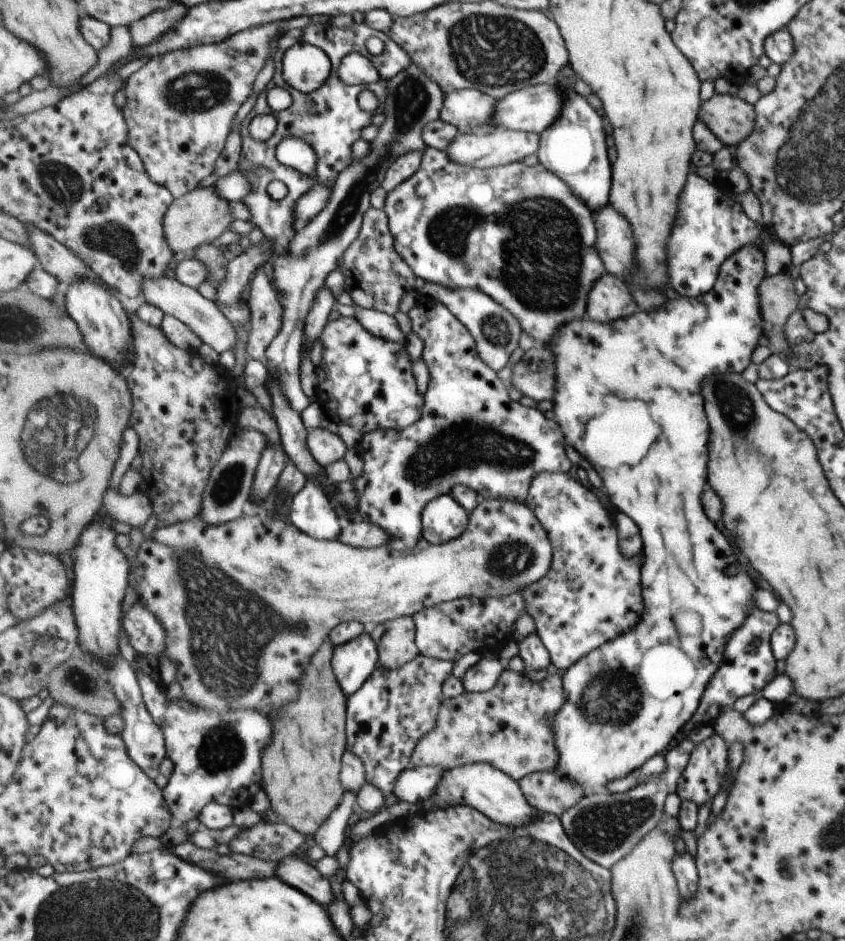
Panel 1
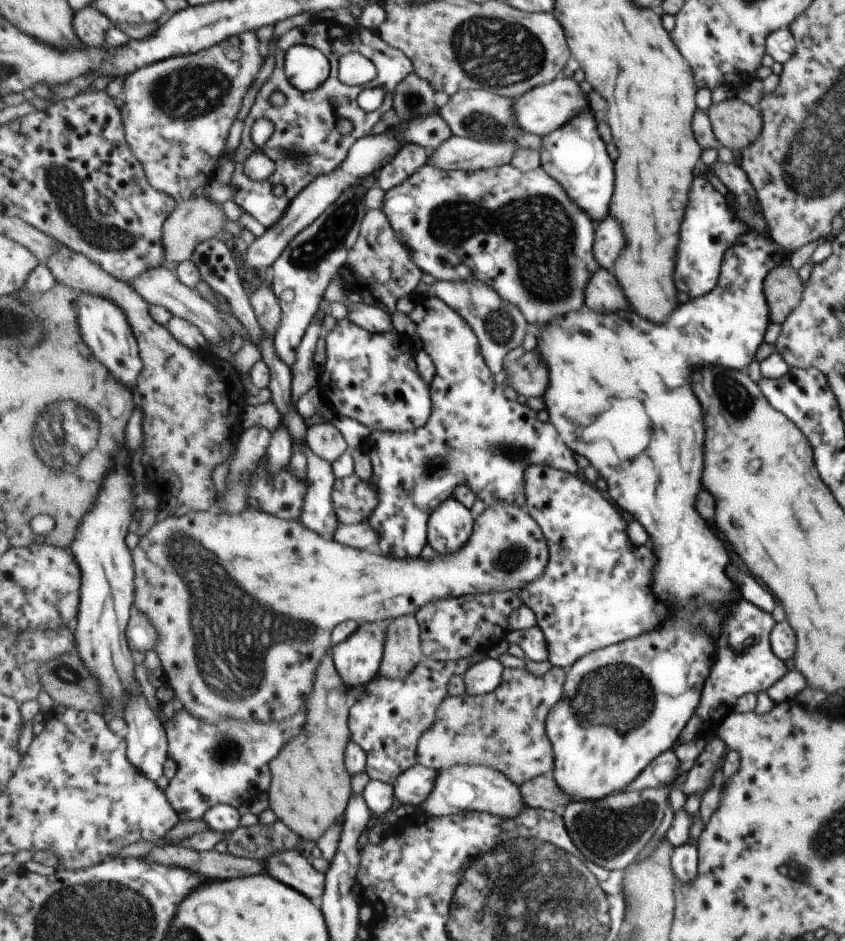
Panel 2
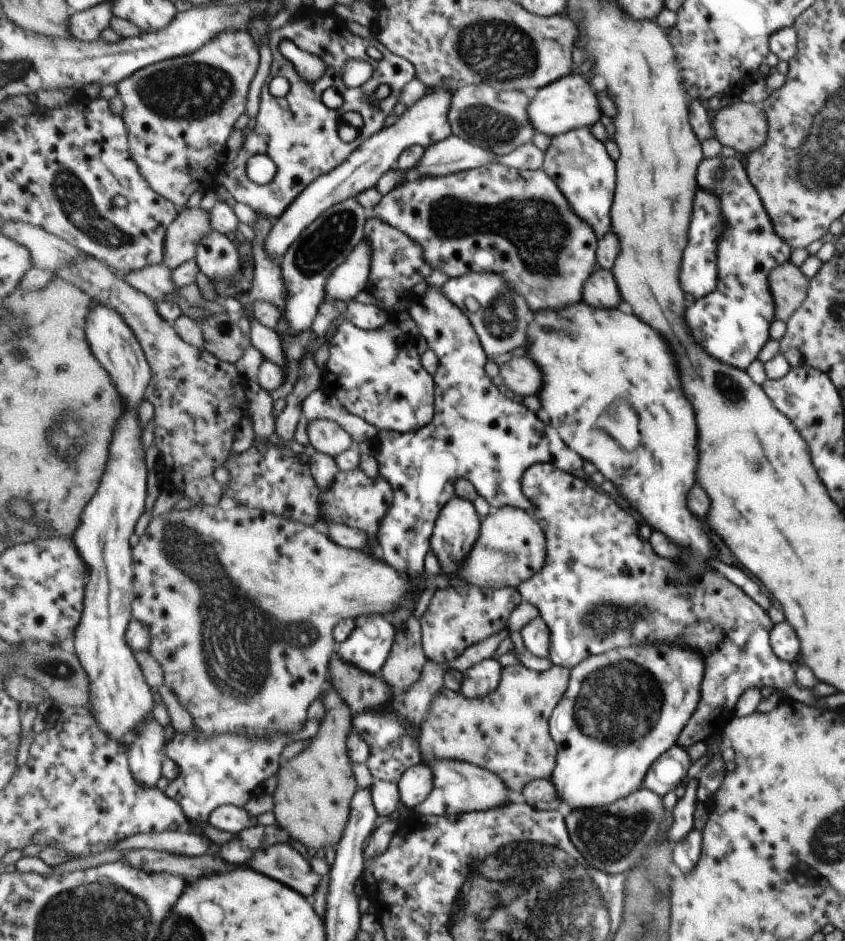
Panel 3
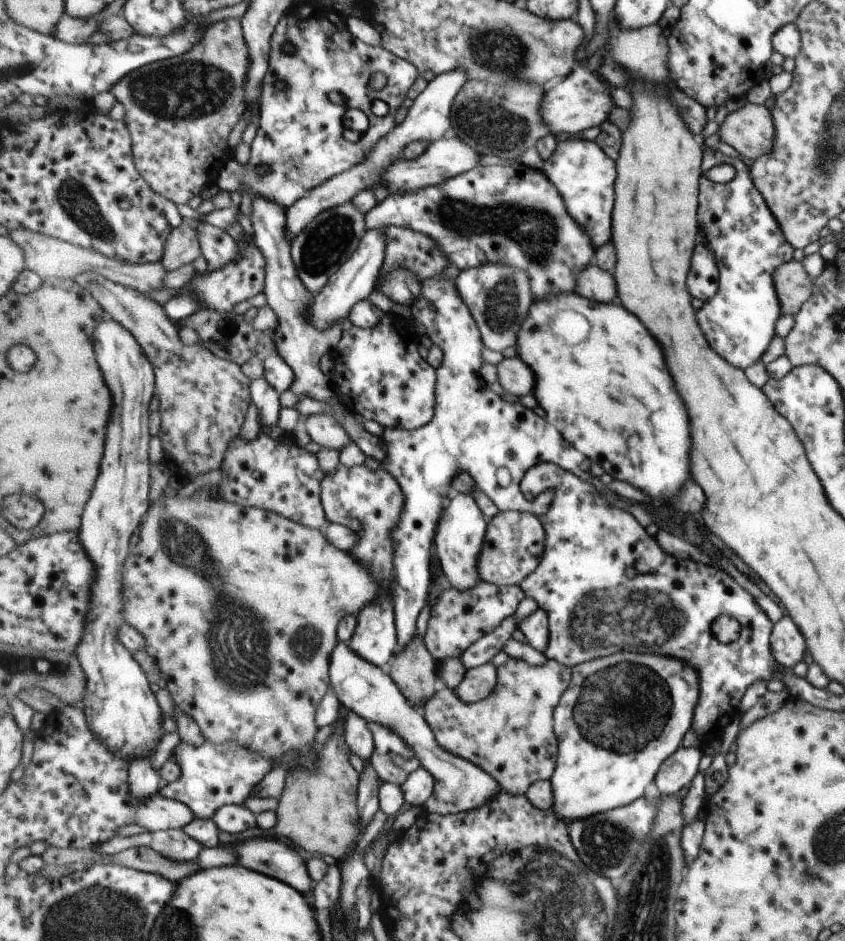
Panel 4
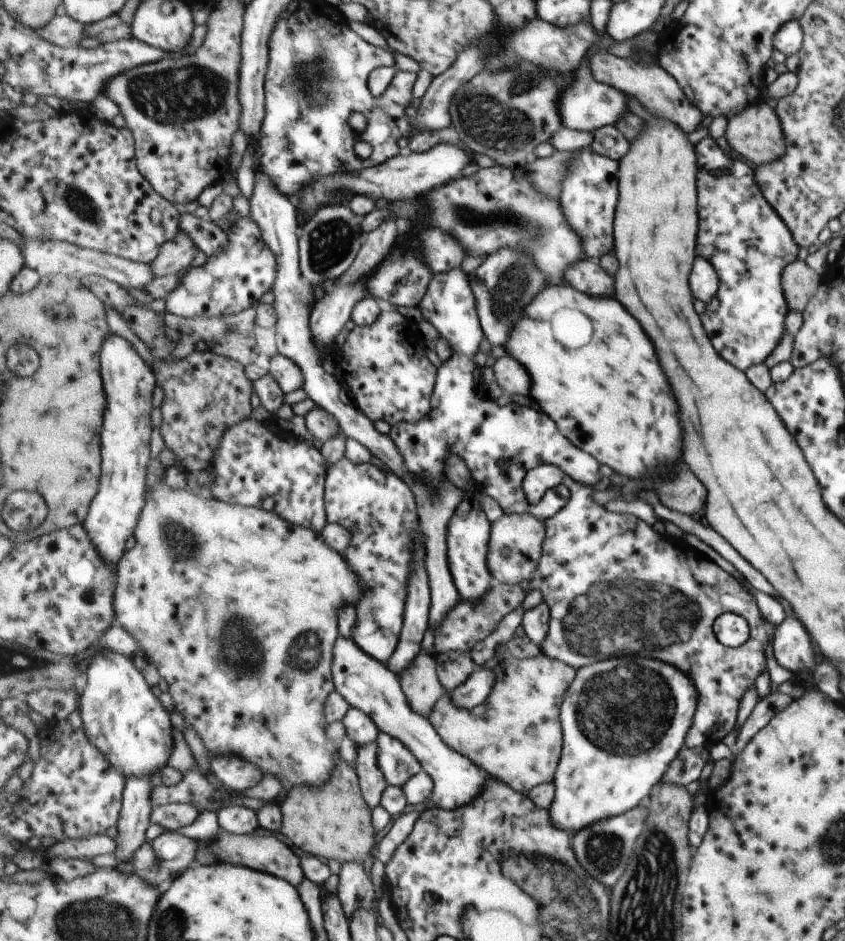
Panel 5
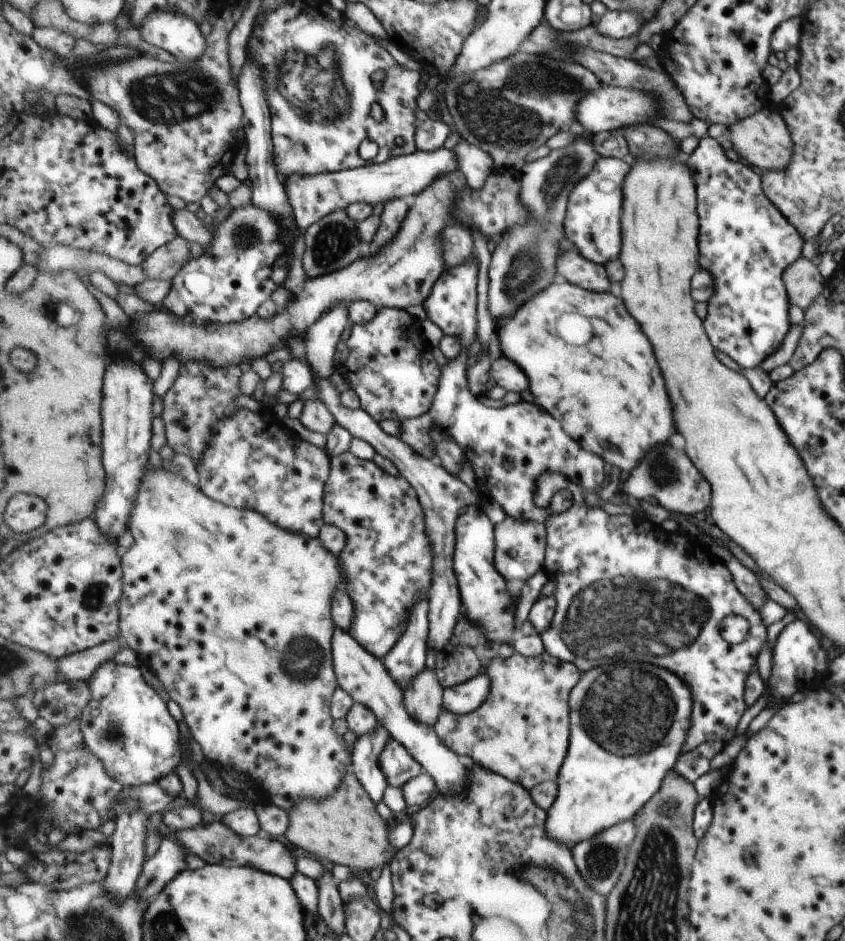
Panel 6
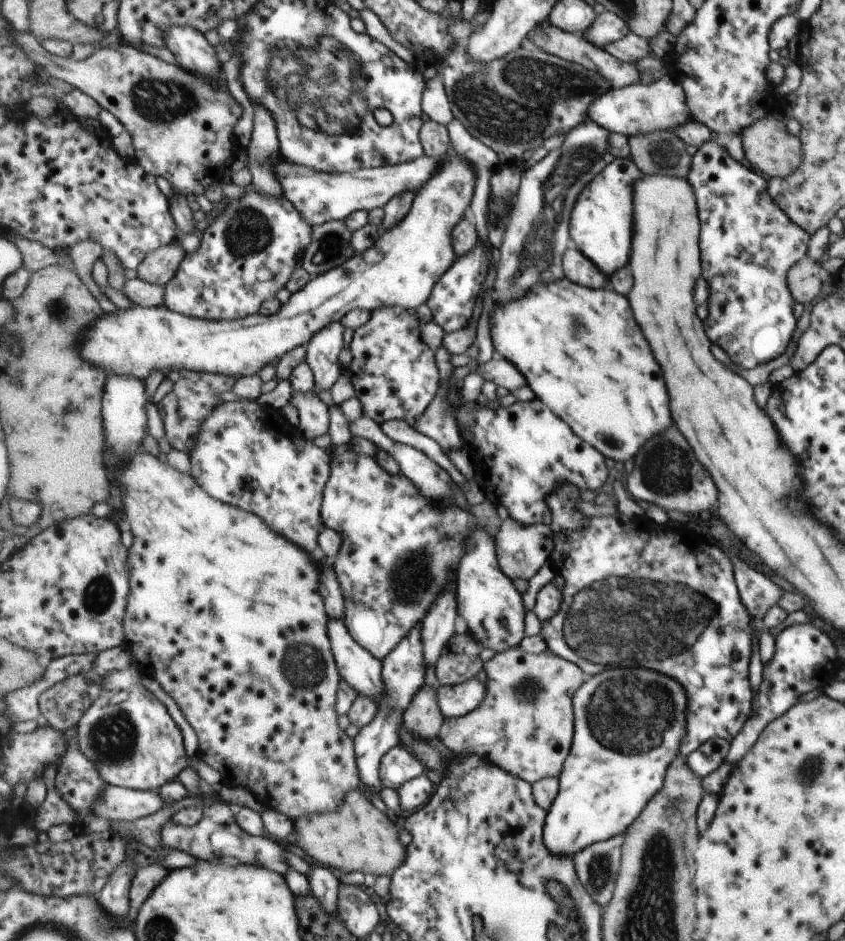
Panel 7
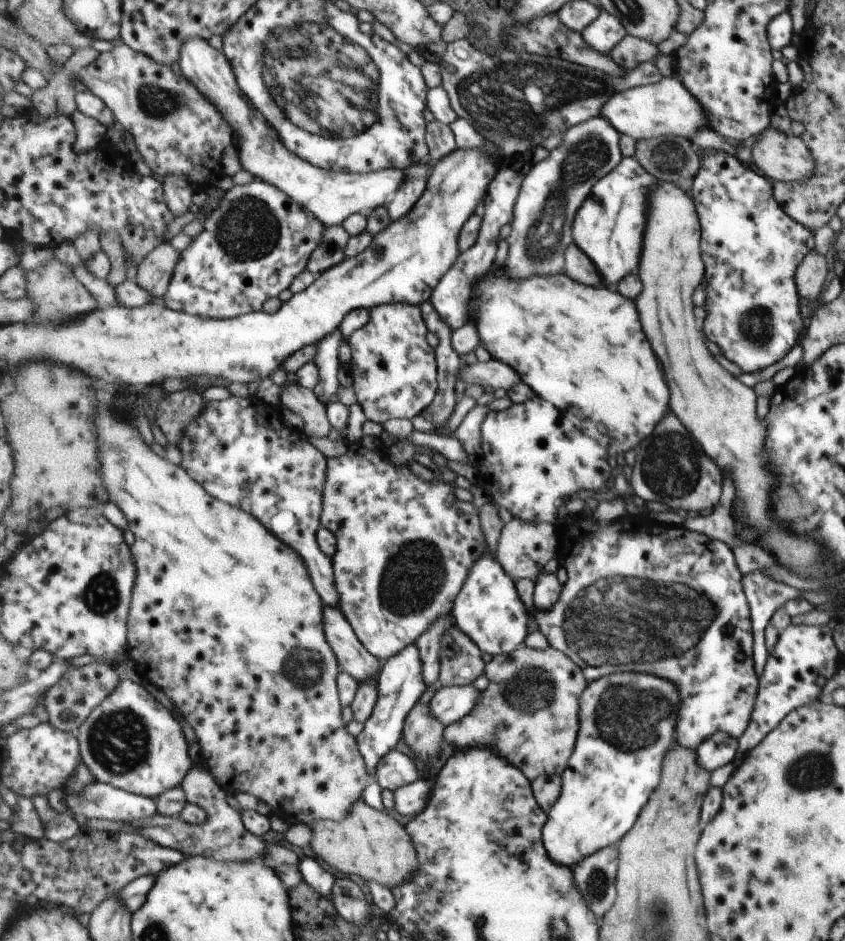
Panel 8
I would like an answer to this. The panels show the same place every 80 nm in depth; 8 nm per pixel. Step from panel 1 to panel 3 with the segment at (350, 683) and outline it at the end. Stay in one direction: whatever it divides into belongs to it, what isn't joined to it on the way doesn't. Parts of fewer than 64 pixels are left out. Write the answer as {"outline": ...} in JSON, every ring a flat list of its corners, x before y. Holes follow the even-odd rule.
{"outline":[[368,614,355,619,352,636,335,646,338,655,361,670,381,675,396,641,396,625,383,614]]}

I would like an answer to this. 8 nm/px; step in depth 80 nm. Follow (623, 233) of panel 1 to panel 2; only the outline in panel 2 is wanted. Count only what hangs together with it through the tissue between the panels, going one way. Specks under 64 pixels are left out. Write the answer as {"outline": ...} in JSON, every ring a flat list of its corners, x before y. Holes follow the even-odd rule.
{"outline":[[613,216,607,218,597,228,597,246,594,246,594,250,597,250,596,259,601,262,601,268,613,270,625,246,627,246,627,240,621,224]]}

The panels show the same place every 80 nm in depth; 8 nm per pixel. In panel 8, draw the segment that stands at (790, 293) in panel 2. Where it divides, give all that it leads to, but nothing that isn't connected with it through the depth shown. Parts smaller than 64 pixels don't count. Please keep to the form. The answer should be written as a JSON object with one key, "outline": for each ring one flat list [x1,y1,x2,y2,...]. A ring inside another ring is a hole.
{"outline":[[813,249,805,254,793,272,793,284,797,288,797,296,810,302,817,300,817,296,823,288,827,270,829,270,829,264,827,264,825,256,813,252]]}

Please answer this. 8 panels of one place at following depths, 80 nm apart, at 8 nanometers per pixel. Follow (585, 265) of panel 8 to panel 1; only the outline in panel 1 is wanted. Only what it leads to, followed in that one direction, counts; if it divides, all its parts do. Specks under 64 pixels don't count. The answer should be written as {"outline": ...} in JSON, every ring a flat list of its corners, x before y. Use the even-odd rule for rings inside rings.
{"outline":[[609,273,593,285,588,298,587,314,599,322,609,322,637,314,637,304,631,296,631,290,621,282,621,278]]}

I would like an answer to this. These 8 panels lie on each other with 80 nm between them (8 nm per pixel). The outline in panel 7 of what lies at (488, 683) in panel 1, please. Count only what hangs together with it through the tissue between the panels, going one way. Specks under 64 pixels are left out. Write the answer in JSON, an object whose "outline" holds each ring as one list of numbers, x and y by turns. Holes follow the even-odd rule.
{"outline":[[477,679,439,687,439,702,444,718,458,718,473,713,487,698,488,684]]}

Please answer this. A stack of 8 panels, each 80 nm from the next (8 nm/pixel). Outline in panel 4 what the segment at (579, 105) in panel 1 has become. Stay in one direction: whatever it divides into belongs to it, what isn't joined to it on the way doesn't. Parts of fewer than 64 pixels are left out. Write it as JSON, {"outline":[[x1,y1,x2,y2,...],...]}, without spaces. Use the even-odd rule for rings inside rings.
{"outline":[[570,138,559,142,557,150,549,160,544,160,541,169,548,175,550,181,560,190,568,207,569,214,581,225,581,228,591,236,595,248,601,248,611,242,611,214,615,206,615,182,617,182,617,164,609,158,596,141]]}

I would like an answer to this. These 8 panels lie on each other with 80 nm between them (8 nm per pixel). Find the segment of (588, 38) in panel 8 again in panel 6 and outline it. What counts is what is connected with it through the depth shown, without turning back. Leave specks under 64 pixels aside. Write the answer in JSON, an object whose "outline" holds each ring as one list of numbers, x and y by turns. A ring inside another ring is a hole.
{"outline":[[608,9,606,13,595,22,597,30,612,39,626,39,637,35,645,19,632,11,621,12]]}

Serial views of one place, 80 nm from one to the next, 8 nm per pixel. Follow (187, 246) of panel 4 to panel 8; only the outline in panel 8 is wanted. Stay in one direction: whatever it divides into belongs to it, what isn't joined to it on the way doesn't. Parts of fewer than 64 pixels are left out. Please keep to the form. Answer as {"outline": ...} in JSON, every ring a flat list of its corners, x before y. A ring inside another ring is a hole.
{"outline":[[169,243,155,248,138,267,137,281,149,290,156,300,162,300,169,291,174,272,181,260,181,252]]}

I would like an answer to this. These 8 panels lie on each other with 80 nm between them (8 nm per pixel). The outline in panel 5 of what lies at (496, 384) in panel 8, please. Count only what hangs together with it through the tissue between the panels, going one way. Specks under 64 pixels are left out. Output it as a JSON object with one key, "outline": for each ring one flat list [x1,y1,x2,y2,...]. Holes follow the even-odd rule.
{"outline":[[511,355,495,360,492,366,498,384,503,391,511,394,522,394,531,397,532,376,530,372]]}

